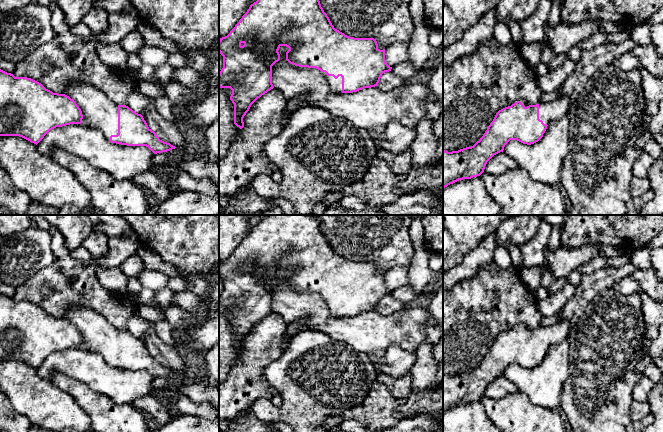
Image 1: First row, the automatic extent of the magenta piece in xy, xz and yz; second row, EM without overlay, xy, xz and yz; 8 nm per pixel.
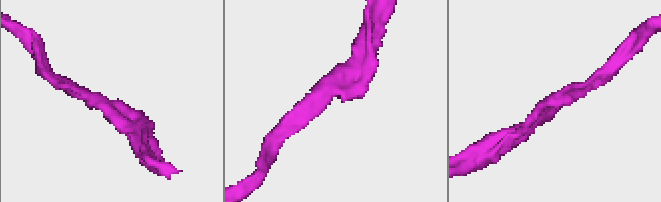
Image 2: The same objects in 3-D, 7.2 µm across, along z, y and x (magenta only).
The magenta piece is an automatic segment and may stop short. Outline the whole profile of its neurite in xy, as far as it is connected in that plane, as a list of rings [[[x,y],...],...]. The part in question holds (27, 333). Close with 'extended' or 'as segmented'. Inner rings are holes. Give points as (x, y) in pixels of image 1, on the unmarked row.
[[[0,293],[0,360],[19,360],[37,369],[50,354],[70,348],[98,353],[111,367],[146,370],[154,378],[176,372],[160,364],[141,338],[126,329],[117,329],[89,307],[72,307],[64,318],[58,318],[31,302],[15,301]]]; extended

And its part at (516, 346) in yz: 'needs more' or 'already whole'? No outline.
needs more

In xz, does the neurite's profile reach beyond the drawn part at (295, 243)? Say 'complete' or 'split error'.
split error

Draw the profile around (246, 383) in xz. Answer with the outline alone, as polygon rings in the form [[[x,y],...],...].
[[[273,312],[251,329],[243,342],[244,351],[230,368],[226,380],[219,384],[219,420],[236,420],[262,398],[268,398],[276,406],[281,405],[281,397],[266,380],[264,371],[272,362],[278,360],[288,347],[289,341],[285,339],[286,328],[283,317]]]

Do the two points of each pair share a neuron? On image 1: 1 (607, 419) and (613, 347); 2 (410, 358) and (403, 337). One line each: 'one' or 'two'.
1: one
2: two

